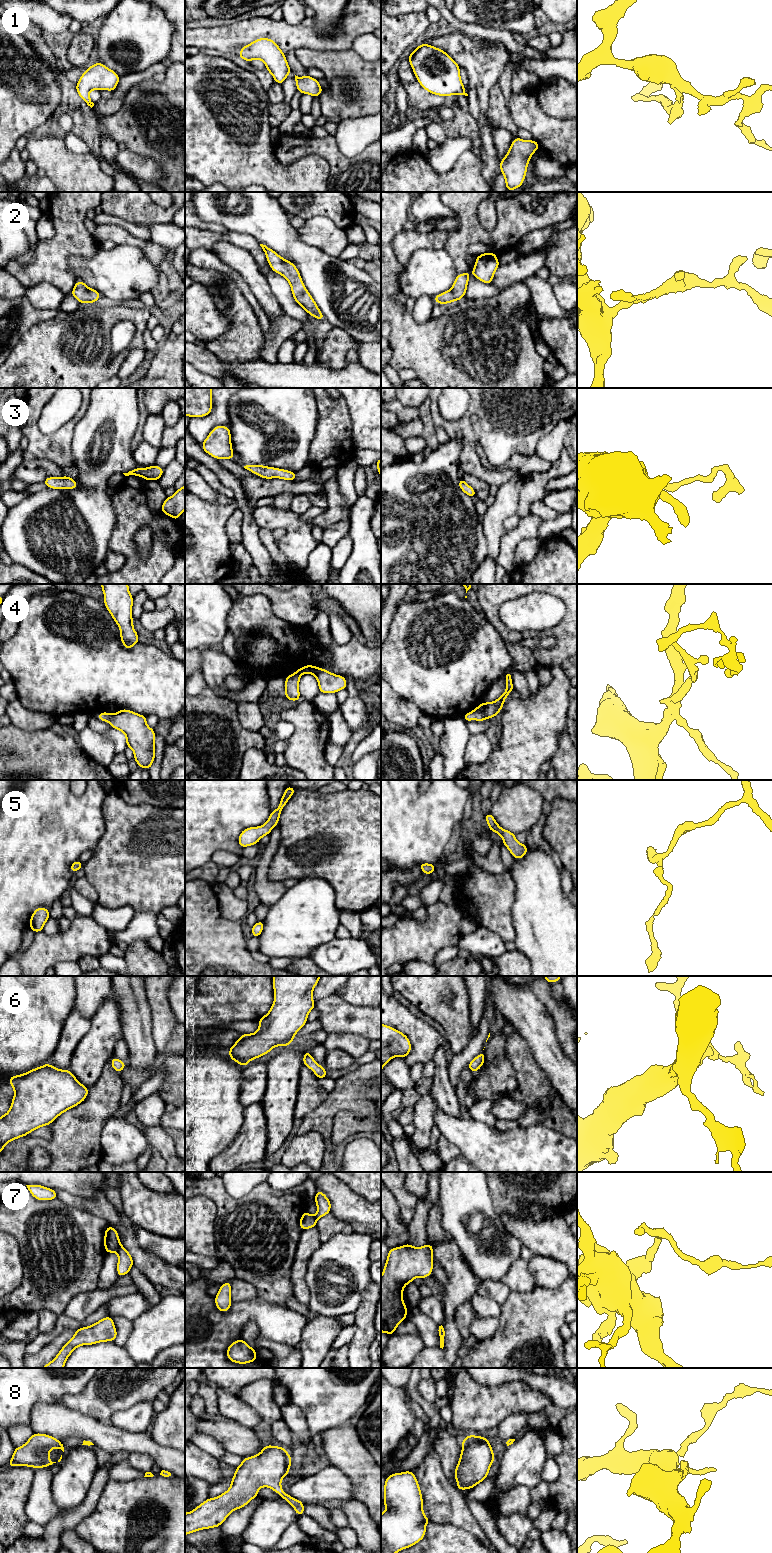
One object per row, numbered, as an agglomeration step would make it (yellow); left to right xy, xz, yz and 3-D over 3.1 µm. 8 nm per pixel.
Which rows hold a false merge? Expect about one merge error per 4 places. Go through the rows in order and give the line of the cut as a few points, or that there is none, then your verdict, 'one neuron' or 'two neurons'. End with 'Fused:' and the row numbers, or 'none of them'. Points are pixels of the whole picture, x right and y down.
1: cut none; one neuron
2: cut none; one neuron
3: cut none; one neuron
4: cut none; one neuron
5: cut none; one neuron
6: cut none; one neuron
7: cut xy (121, 1245), (116, 1251); two neurons
8: cut none; one neuron
Fused: 7

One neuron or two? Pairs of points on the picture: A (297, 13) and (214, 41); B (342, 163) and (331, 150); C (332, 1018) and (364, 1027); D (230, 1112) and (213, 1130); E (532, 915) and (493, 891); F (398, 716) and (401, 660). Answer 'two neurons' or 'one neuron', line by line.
A: two neurons
B: one neuron
C: one neuron
D: one neuron
E: two neurons
F: two neurons

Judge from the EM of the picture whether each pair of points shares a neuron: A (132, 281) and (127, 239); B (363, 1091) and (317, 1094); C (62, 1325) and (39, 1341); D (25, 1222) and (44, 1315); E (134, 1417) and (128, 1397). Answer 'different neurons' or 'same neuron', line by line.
A: different neurons
B: different neurons
C: same neuron
D: different neurons
E: different neurons

